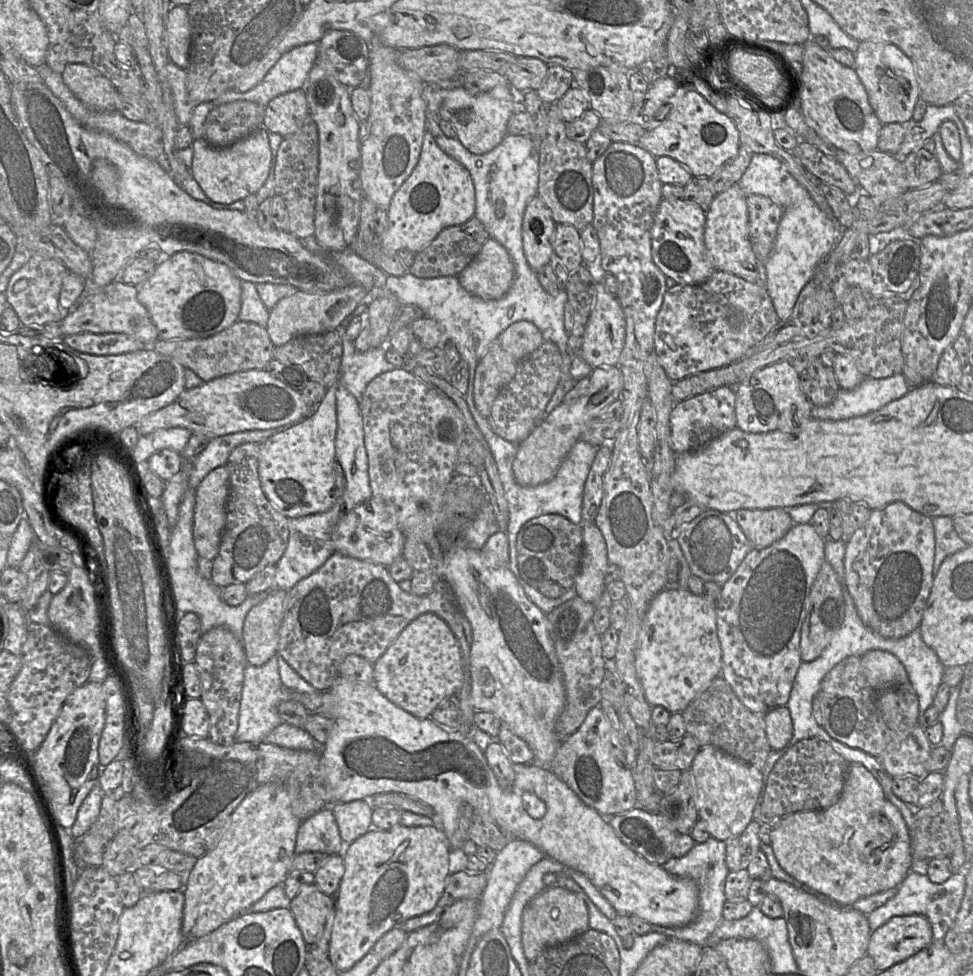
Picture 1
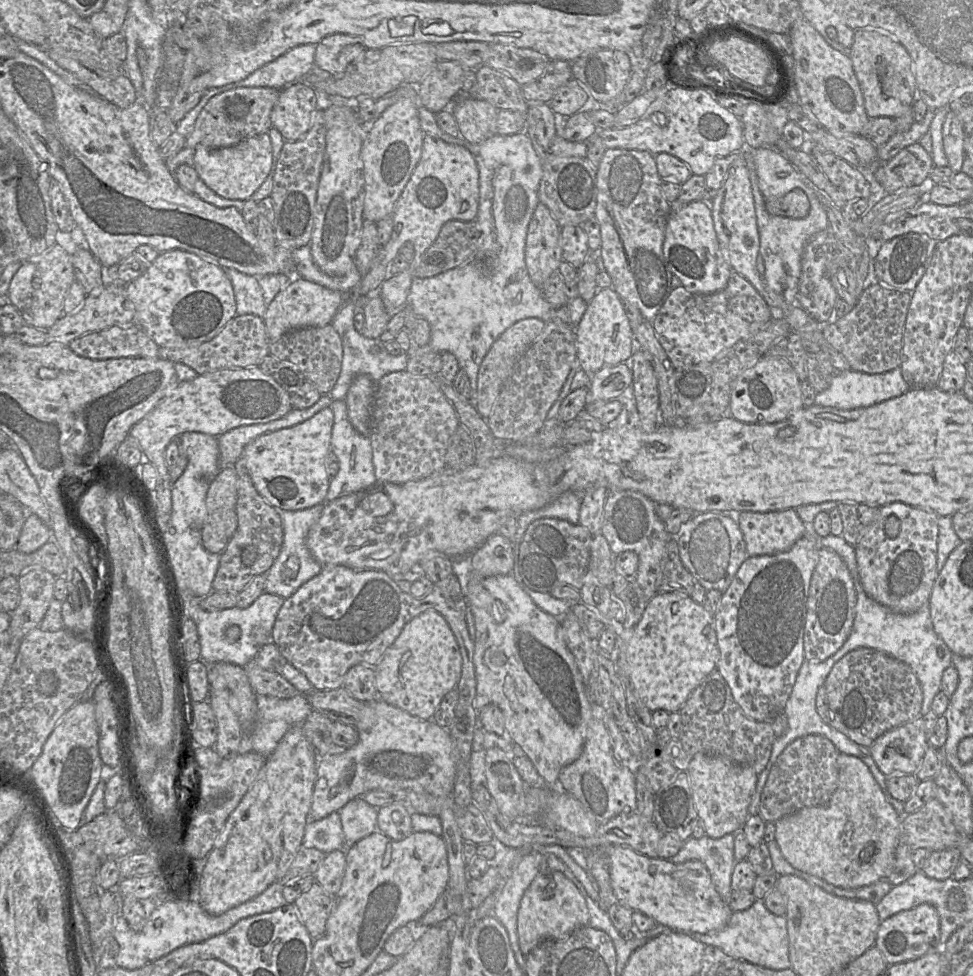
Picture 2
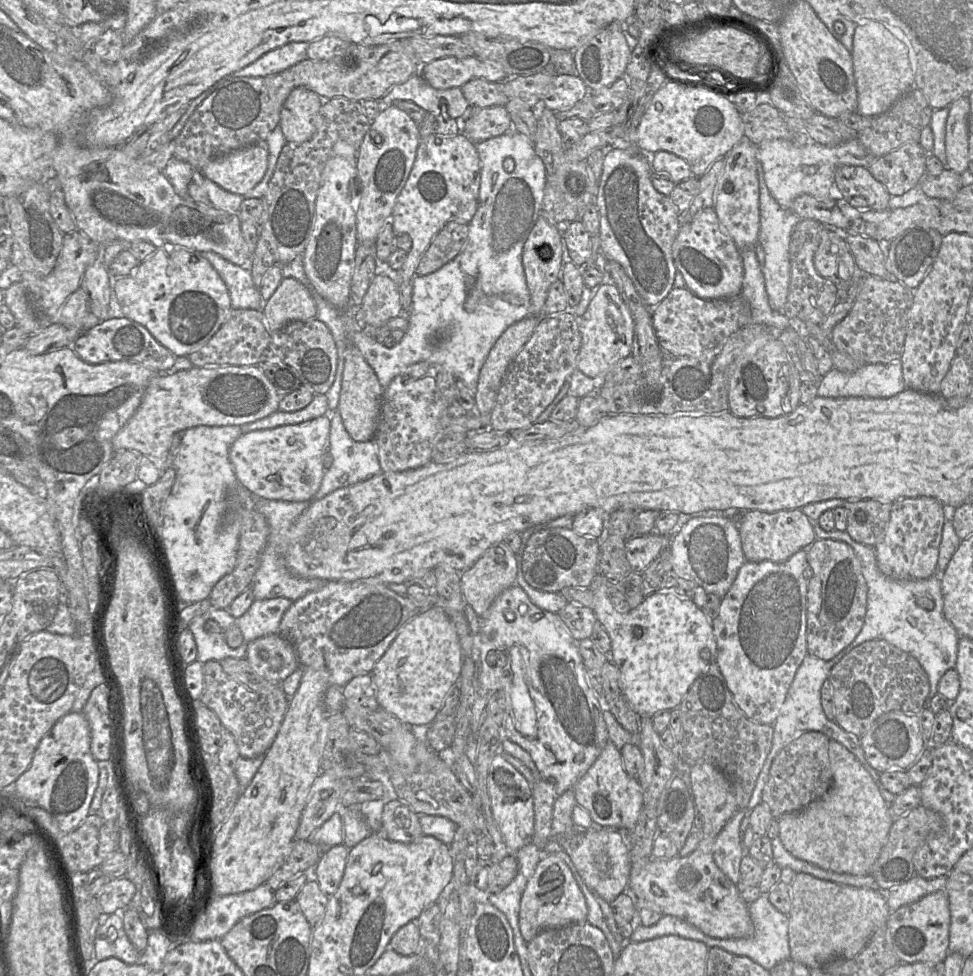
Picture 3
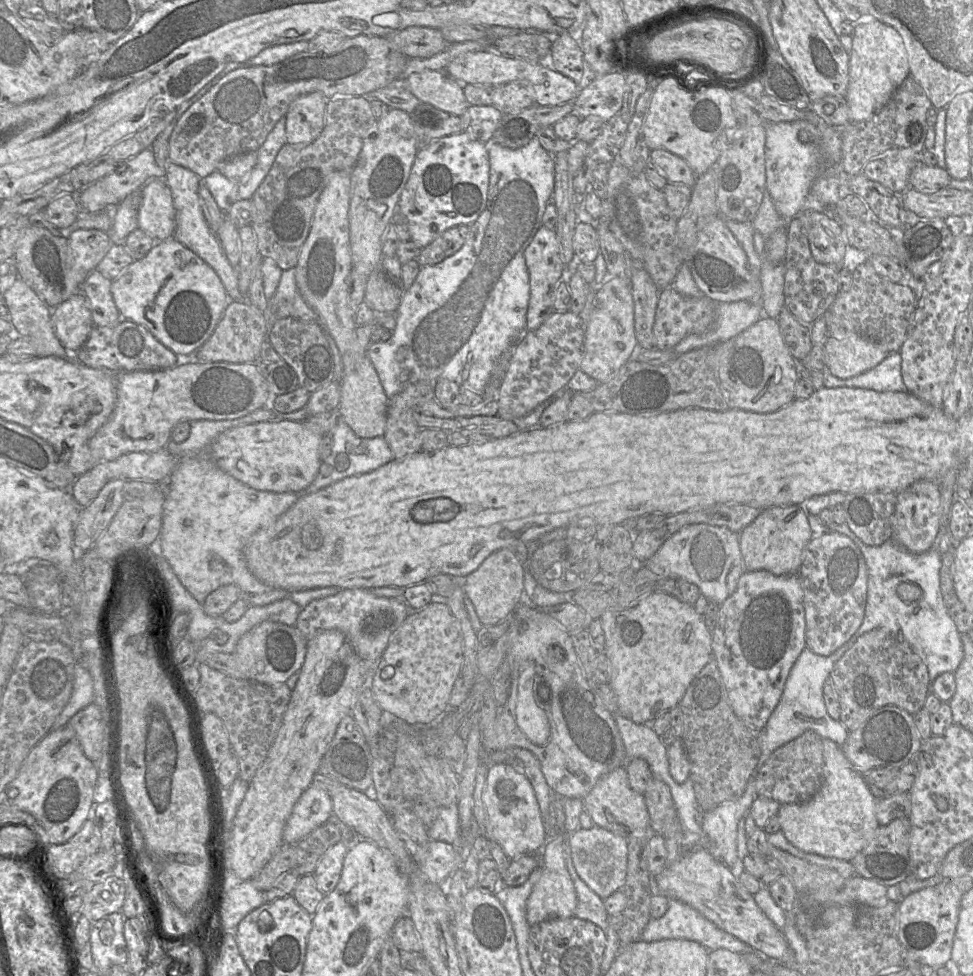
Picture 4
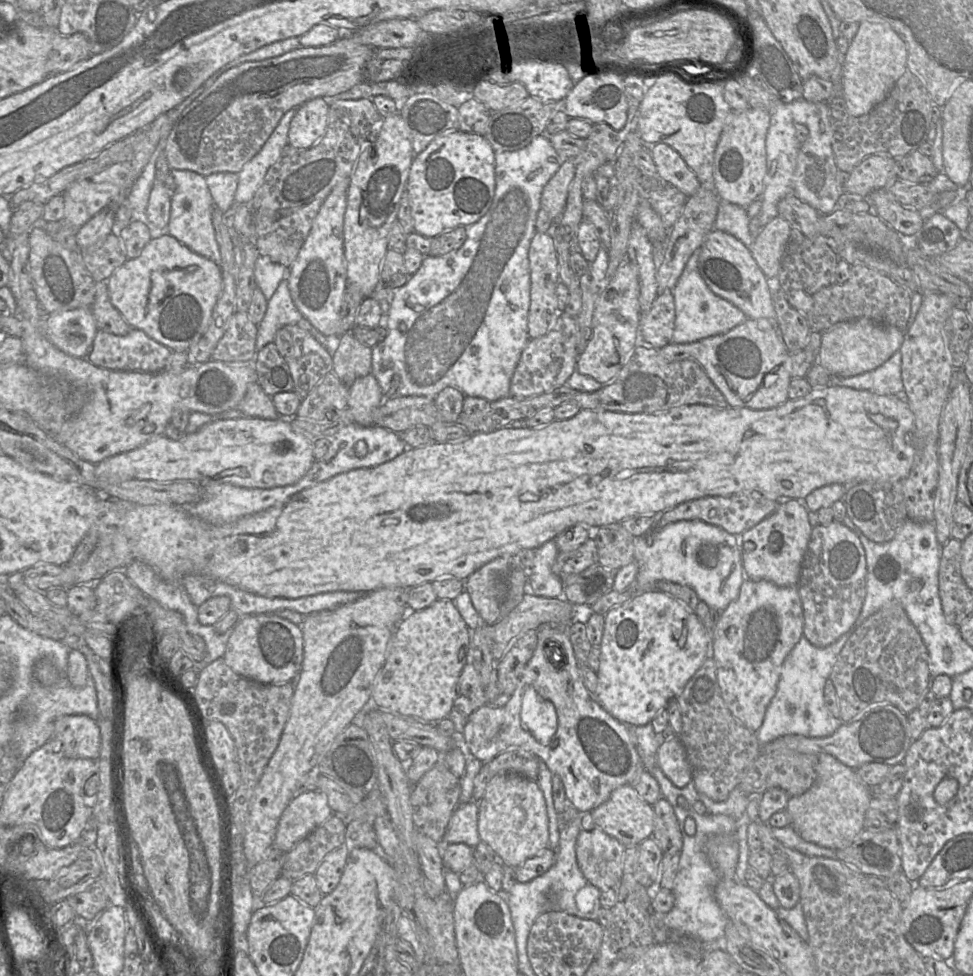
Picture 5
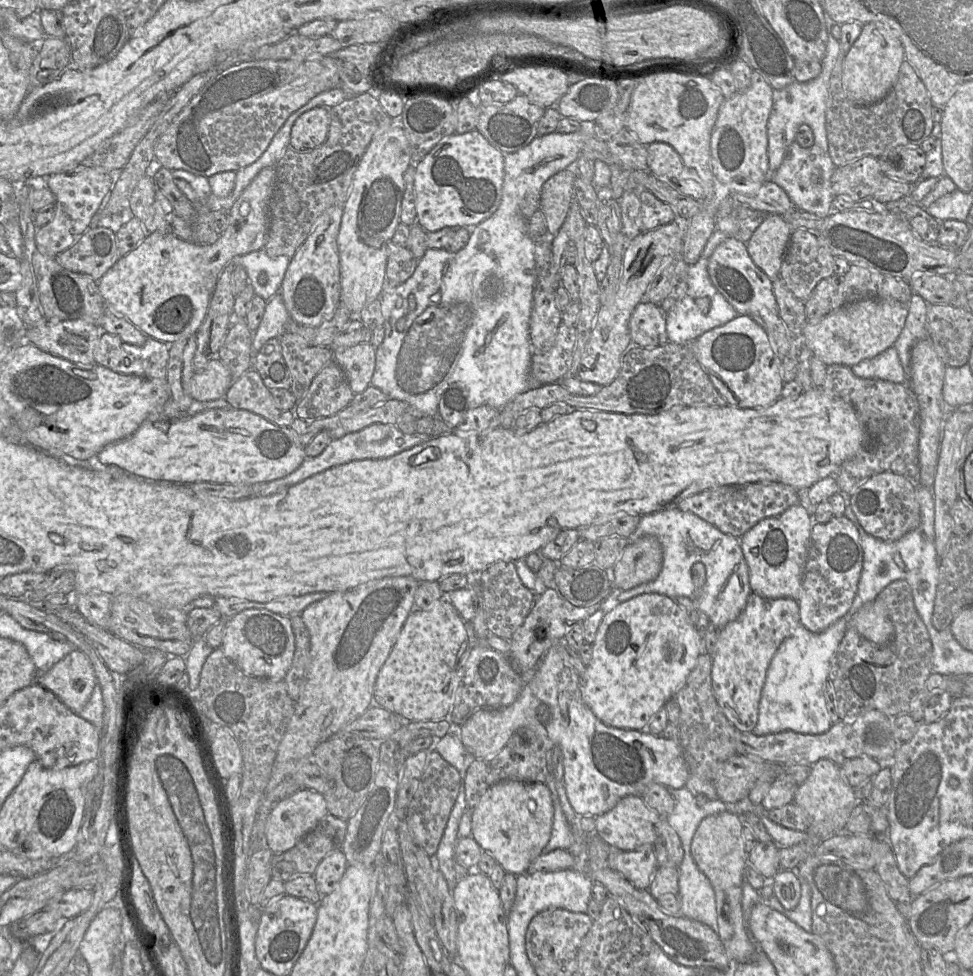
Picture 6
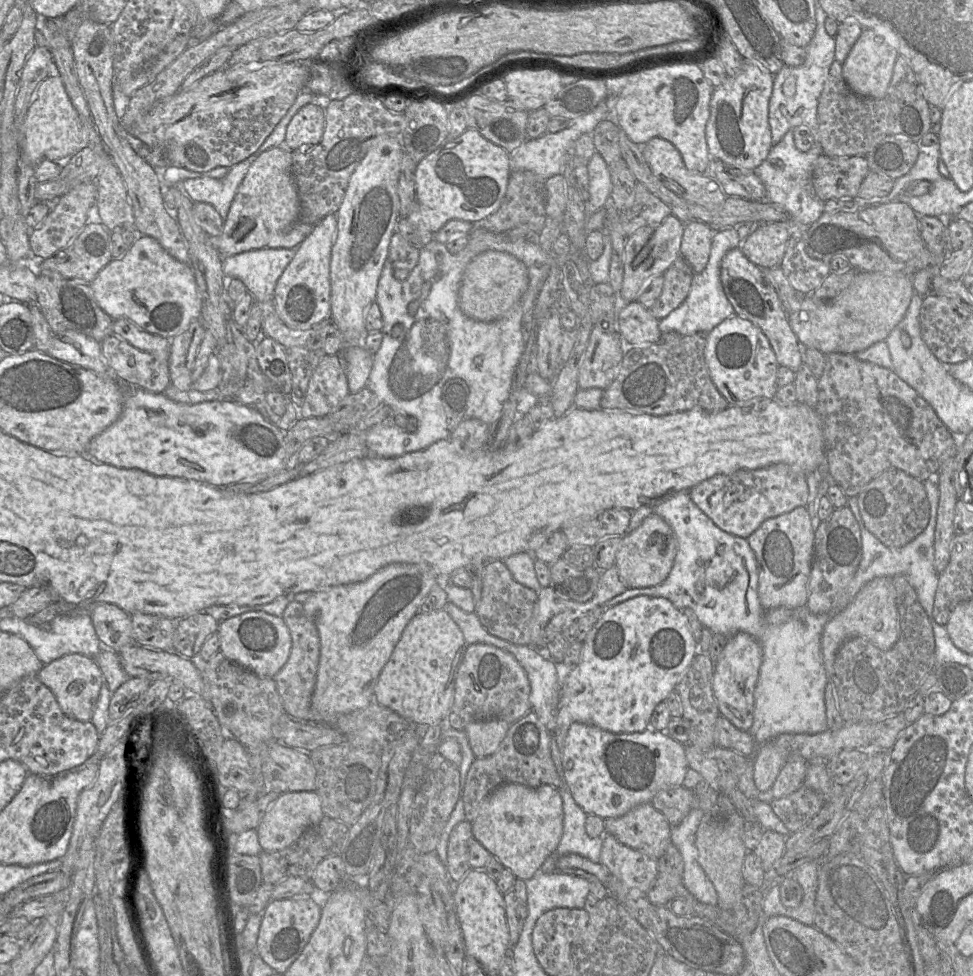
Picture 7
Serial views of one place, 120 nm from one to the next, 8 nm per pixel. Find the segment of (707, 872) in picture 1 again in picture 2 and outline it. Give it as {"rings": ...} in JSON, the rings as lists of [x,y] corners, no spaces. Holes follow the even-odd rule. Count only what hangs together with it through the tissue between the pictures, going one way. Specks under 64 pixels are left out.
{"rings":[[[706,834],[702,838],[690,837],[680,851],[671,859],[675,864],[690,860],[699,860],[707,867],[712,883],[723,901],[727,904],[733,892],[731,879],[736,864],[734,857],[735,834],[726,834],[721,838],[713,839]]]}

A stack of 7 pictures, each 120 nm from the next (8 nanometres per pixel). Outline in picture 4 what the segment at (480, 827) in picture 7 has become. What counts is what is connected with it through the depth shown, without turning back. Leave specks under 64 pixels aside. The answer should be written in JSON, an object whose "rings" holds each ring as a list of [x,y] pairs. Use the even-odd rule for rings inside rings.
{"rings":[[[507,763],[489,767],[483,802],[493,839],[510,859],[537,854],[547,843],[544,819],[534,789],[526,774]]]}

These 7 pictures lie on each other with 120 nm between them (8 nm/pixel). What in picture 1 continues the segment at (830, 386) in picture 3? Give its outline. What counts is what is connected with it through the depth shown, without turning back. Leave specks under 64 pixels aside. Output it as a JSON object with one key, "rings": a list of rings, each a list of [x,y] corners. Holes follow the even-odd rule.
{"rings":[[[902,373],[881,379],[865,377],[864,380],[852,390],[839,389],[836,398],[829,405],[812,406],[811,417],[819,420],[837,421],[863,416],[877,411],[888,403],[903,397],[909,390],[910,387]]]}

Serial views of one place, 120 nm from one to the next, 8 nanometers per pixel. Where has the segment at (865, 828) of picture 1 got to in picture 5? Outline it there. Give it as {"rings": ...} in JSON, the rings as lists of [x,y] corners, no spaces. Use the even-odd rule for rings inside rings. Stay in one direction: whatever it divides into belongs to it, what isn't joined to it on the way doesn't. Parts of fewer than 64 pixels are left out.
{"rings":[[[831,754],[818,755],[817,778],[805,793],[791,796],[786,811],[791,817],[791,826],[807,842],[834,850],[852,844],[864,829],[864,817],[872,798],[867,786],[852,769]]]}

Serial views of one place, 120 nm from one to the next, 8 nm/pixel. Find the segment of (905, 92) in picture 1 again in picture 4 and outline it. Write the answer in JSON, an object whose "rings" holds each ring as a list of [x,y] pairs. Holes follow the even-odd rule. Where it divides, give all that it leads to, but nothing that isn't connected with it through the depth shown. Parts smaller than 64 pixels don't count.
{"rings":[[[877,20],[854,25],[852,48],[848,54],[848,86],[845,94],[850,121],[869,119],[888,102],[908,75],[905,47],[900,35],[892,27]]]}

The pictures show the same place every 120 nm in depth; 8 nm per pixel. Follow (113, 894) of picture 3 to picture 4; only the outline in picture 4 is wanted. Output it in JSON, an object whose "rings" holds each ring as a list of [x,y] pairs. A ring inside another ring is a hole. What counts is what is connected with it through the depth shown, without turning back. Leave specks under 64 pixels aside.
{"rings":[[[112,874],[104,881],[95,883],[84,897],[80,914],[91,922],[122,910],[126,887],[124,881]]]}

